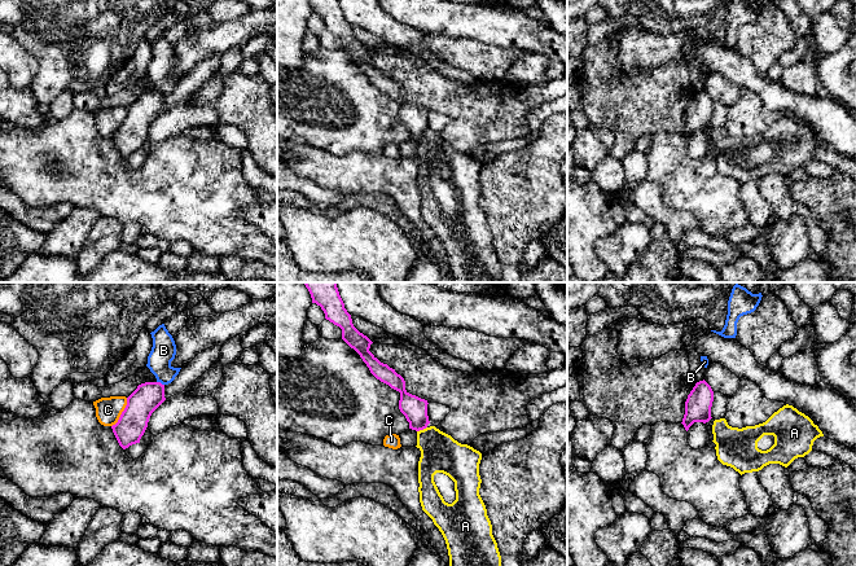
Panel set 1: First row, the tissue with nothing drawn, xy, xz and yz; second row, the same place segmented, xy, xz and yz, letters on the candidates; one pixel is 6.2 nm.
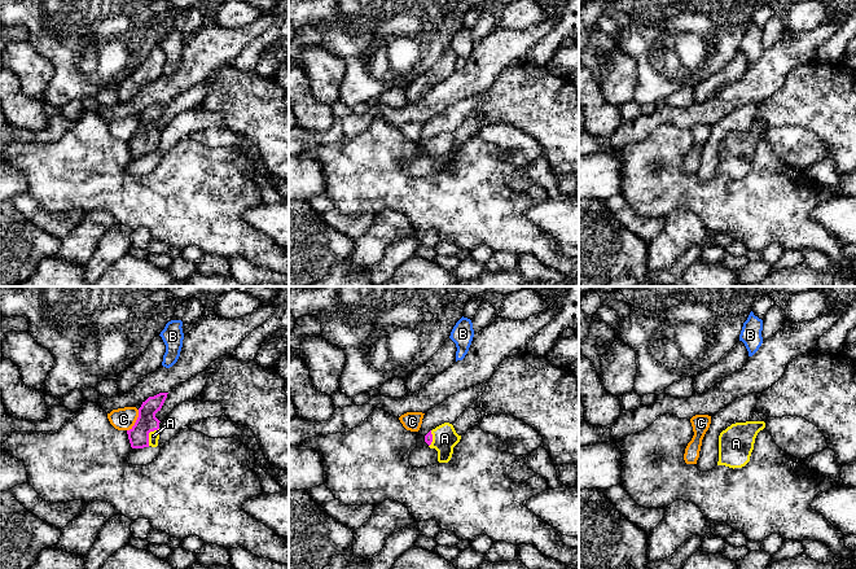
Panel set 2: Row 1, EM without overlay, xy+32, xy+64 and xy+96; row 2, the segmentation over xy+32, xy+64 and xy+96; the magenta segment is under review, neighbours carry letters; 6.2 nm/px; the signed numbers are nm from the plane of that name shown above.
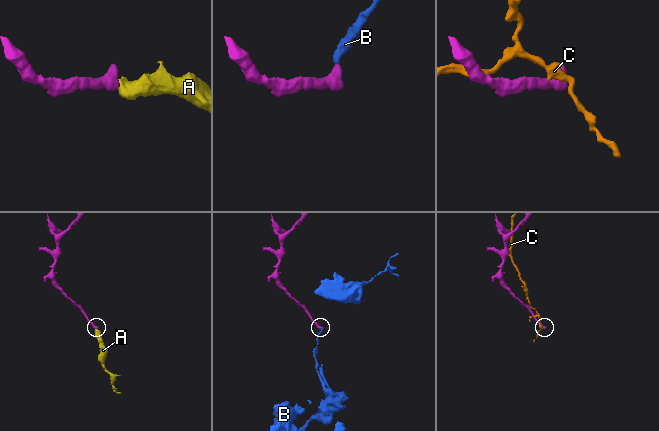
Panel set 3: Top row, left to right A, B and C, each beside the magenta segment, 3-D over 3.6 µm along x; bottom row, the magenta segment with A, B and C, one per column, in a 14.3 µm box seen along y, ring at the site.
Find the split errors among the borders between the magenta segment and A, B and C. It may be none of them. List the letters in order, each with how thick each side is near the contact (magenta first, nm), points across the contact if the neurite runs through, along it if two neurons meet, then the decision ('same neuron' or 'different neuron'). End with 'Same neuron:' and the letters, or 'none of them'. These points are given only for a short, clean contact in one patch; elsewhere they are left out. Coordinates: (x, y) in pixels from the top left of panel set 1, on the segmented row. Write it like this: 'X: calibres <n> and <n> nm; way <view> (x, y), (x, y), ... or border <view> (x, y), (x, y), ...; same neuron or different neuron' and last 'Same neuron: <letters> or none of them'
A: calibres 150 and 240 nm; way xz (415, 408), (421, 429), (439, 452); same neuron
B: calibres 180 and 150 nm; border xy (157, 381), (163, 385); different neuron
C: calibres 180 and 160 nm; different neuron
Same neuron: A

